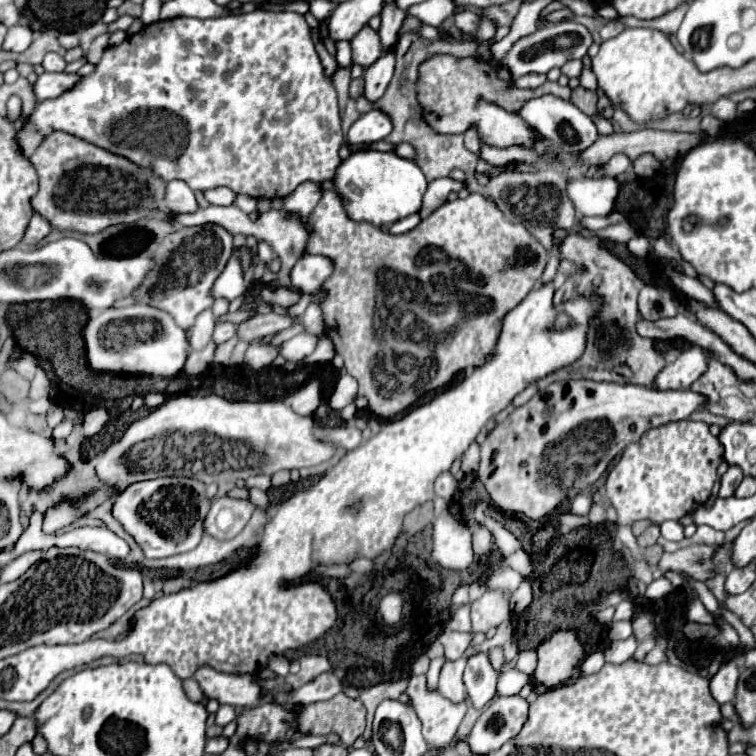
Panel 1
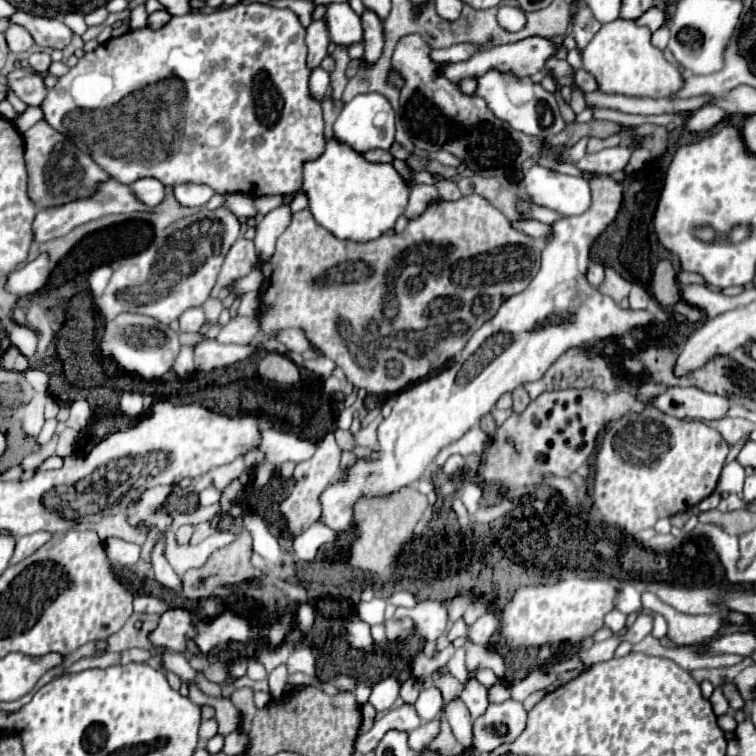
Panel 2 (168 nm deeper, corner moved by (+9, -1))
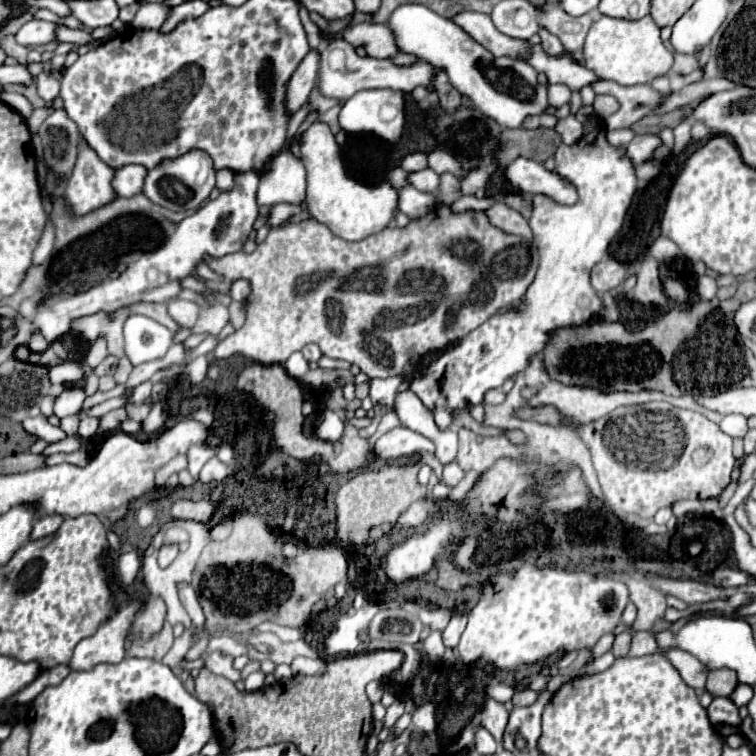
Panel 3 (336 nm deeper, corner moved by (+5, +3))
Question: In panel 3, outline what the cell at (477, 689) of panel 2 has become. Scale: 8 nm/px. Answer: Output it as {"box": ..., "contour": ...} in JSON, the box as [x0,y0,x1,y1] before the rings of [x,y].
{"box":[480,697,508,745],"contour":[[[486,697],[480,717],[482,717],[482,725],[494,735],[498,745],[502,745],[502,735],[504,735],[506,723],[508,723],[508,711],[504,709],[504,705],[494,701],[492,697]]]}

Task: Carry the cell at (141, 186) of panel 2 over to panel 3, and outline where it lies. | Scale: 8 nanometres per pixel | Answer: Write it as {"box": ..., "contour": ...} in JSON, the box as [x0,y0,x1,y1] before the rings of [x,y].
{"box":[112,165,146,197],"contour":[[[142,165],[116,167],[112,187],[120,197],[132,197],[136,193],[142,193],[144,177],[146,177],[146,167]]]}

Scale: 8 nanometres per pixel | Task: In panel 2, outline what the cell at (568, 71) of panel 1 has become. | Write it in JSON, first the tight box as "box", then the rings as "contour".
{"box":[574,69,598,91],"contour":[[[584,69],[574,71],[574,83],[578,83],[578,87],[580,87],[582,91],[596,91],[596,89],[598,89],[596,79],[594,79],[588,71],[584,71]]]}

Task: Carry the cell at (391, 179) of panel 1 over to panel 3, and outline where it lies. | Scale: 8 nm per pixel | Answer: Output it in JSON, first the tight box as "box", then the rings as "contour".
{"box":[300,121,398,241],"contour":[[[314,121],[302,133],[300,159],[306,167],[306,177],[308,177],[308,189],[306,189],[308,211],[316,221],[324,223],[334,235],[348,241],[358,241],[390,225],[398,209],[396,189],[390,187],[386,181],[380,185],[366,185],[348,177],[344,169],[344,161],[340,157],[340,147],[326,123]]]}

